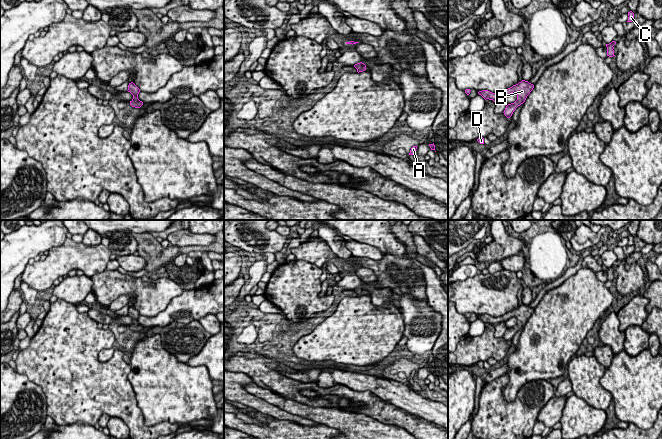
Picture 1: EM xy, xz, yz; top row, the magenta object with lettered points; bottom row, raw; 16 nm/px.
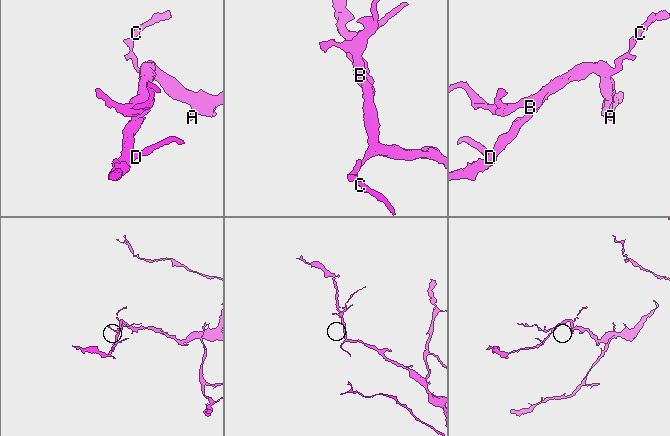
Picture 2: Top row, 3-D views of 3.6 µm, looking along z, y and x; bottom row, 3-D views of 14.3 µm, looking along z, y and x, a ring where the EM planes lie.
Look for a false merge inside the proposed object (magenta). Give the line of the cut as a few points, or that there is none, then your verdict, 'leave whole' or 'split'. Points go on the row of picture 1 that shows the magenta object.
no cut; leave whole

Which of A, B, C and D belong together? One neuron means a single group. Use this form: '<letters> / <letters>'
A B C D

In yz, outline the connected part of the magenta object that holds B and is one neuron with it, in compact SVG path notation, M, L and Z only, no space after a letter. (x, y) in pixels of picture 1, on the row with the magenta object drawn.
M522 80L518 84L513 85L512 87L504 90L503 92L492 93L488 90L482 90L479 91L478 94L481 95L485 100L489 99L495 102L500 98L507 97L513 92L516 93L517 100L514 103L508 104L503 112L507 118L510 118L516 108L525 102L527 96L530 94L533 88L533 84L529 83L528 81Z

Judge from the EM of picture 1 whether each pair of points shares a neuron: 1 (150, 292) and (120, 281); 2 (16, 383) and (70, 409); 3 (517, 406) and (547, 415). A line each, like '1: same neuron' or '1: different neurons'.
1: same neuron
2: different neurons
3: different neurons

